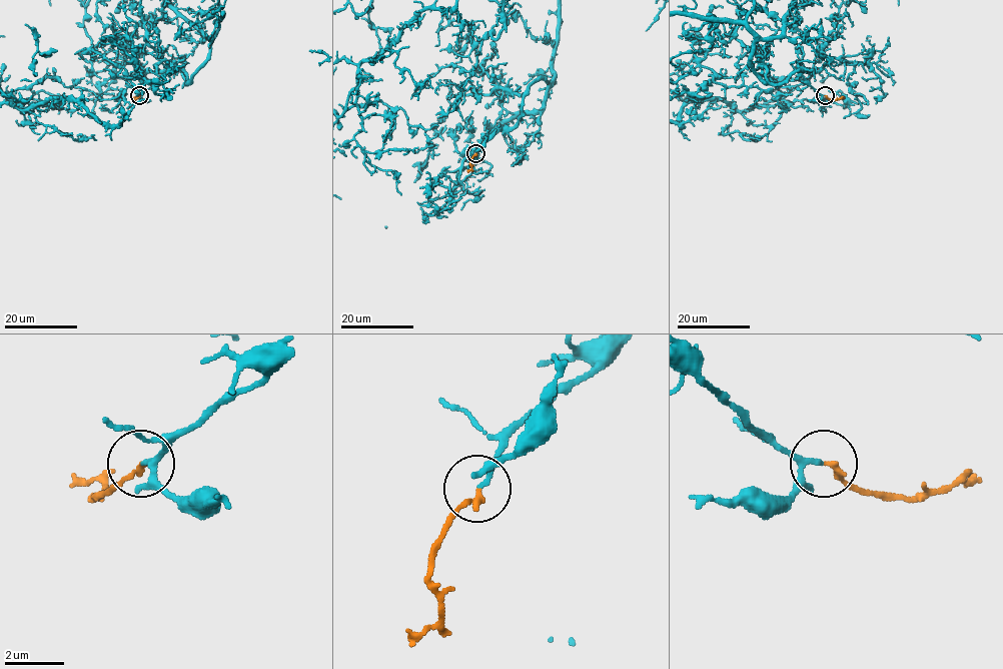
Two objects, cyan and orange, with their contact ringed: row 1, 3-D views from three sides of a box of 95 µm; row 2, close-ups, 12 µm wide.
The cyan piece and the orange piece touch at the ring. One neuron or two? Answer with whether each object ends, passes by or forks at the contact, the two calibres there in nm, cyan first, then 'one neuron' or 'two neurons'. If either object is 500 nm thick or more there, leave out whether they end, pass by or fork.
cyan passes by | orange ends | 150/180 nm | one neuron

